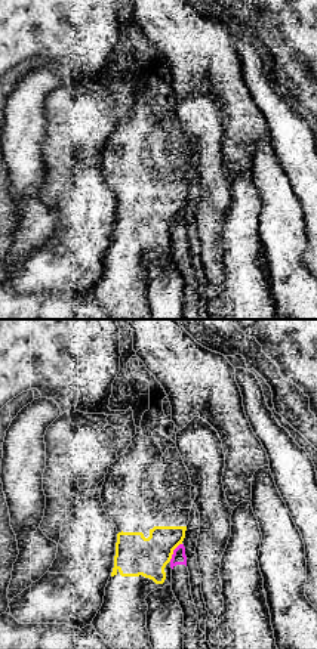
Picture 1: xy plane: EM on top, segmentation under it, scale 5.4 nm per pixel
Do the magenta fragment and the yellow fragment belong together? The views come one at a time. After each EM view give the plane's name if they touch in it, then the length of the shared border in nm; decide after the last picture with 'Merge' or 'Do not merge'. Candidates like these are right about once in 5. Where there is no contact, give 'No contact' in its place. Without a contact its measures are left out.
Touches magenta in xy. Shared border 120 nm

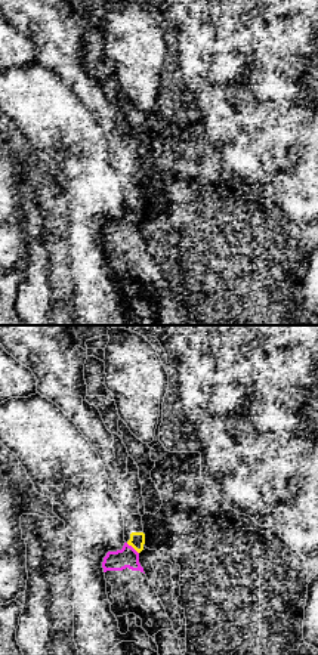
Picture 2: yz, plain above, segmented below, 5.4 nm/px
Touches magenta in yz. Shared border 90 nm

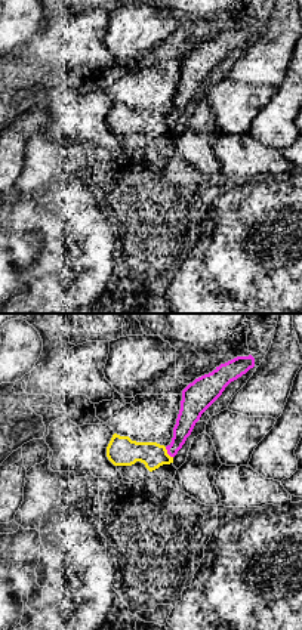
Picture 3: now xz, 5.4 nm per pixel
Touches magenta in xz. Shared border 80 nm

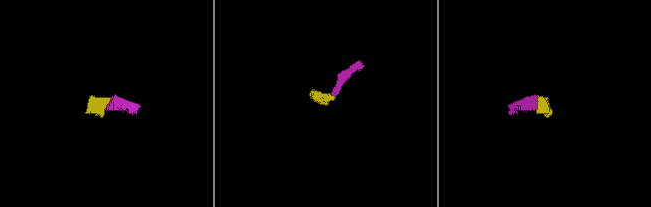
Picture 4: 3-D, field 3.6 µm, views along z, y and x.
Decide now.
Do not merge

